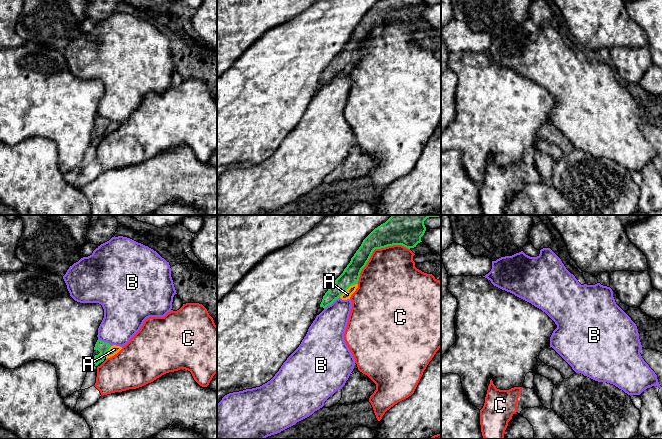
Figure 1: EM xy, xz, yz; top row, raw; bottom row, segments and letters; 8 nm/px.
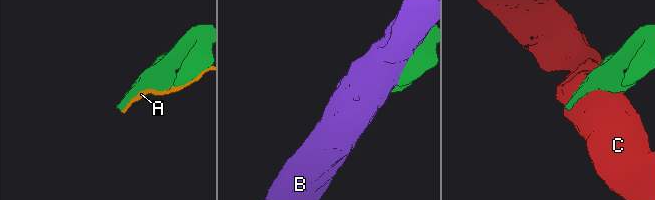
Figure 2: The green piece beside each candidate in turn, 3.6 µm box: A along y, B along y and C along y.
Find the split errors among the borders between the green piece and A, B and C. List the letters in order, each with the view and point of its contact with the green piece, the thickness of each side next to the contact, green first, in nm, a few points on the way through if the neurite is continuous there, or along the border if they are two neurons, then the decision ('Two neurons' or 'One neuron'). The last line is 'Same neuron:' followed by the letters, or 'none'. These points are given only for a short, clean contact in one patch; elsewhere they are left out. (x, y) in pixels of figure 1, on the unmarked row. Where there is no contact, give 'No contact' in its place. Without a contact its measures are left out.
A: Touches green at xz (347, 64). Thickness 140 nm (green) against 70 nm. Two neurons
B: Touches green at xz (331, 79). Thickness 130 nm (green) against 280 nm. Two neurons
C: Touches green at xz (375, 24). Thickness 180 nm (green) against 420 nm. Two neurons
Same neuron: none

